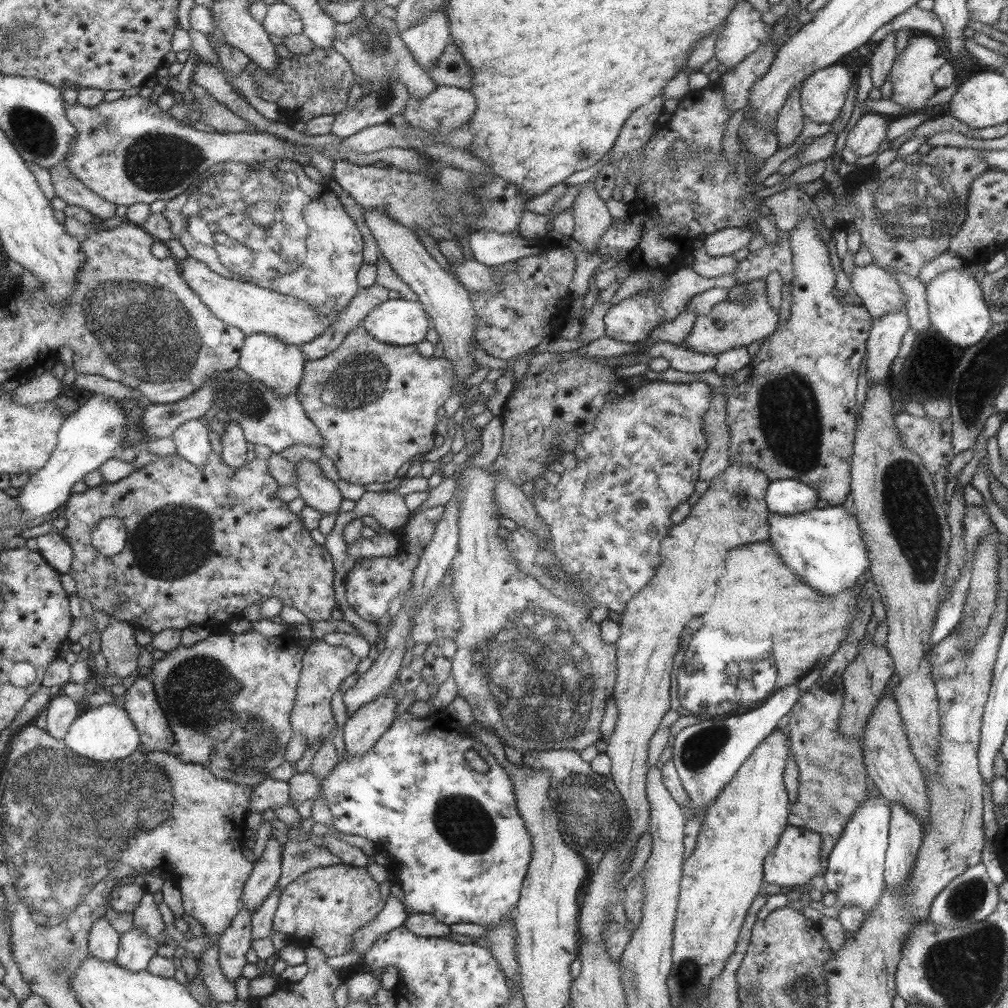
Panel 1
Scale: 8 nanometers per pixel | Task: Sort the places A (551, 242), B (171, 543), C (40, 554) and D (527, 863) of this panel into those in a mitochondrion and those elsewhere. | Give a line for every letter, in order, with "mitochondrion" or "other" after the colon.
A: other
B: mitochondrion
C: other
D: other

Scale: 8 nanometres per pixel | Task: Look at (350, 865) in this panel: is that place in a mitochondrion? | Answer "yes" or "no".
no

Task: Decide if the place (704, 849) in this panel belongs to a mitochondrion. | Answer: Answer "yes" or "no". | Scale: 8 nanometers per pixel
no

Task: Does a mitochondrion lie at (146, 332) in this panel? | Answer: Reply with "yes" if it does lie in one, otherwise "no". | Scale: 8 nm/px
yes

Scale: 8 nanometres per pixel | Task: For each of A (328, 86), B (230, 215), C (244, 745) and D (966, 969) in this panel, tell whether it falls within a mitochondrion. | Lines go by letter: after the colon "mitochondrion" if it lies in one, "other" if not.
A: mitochondrion
B: mitochondrion
C: mitochondrion
D: mitochondrion

